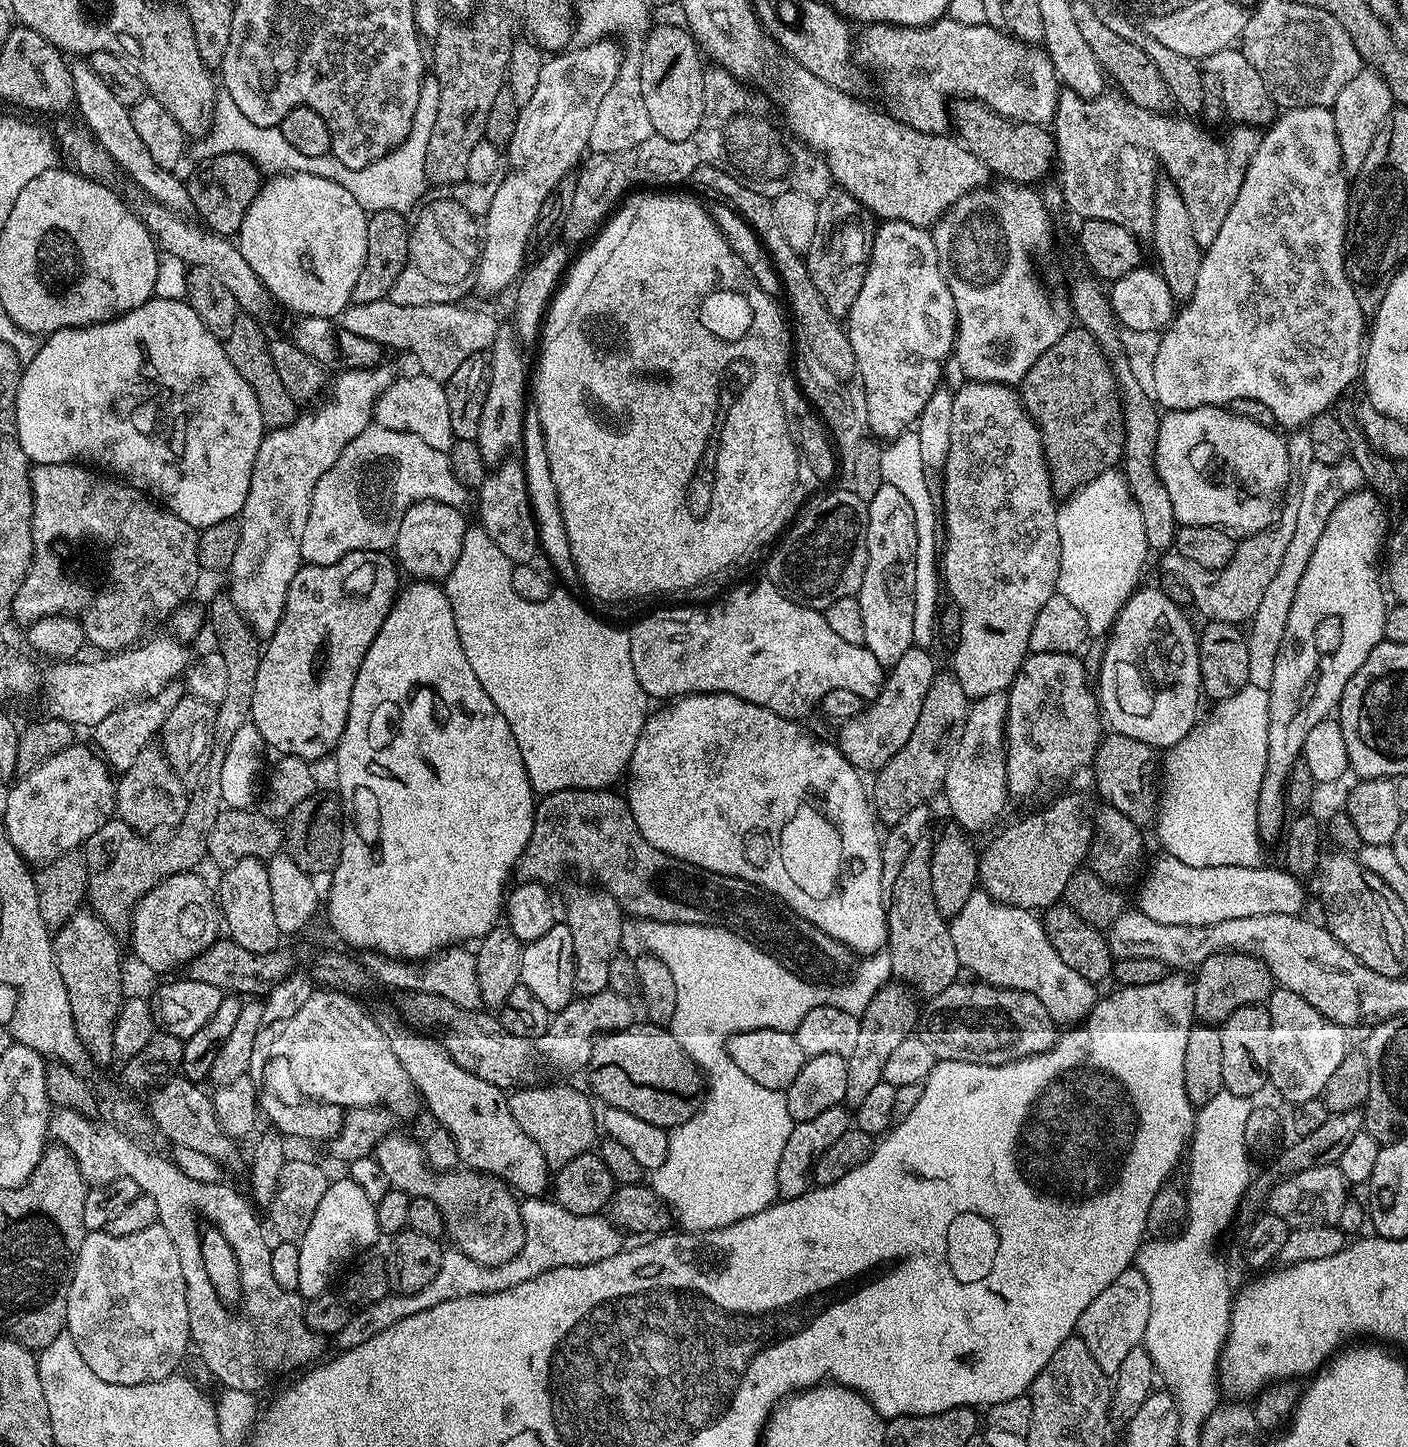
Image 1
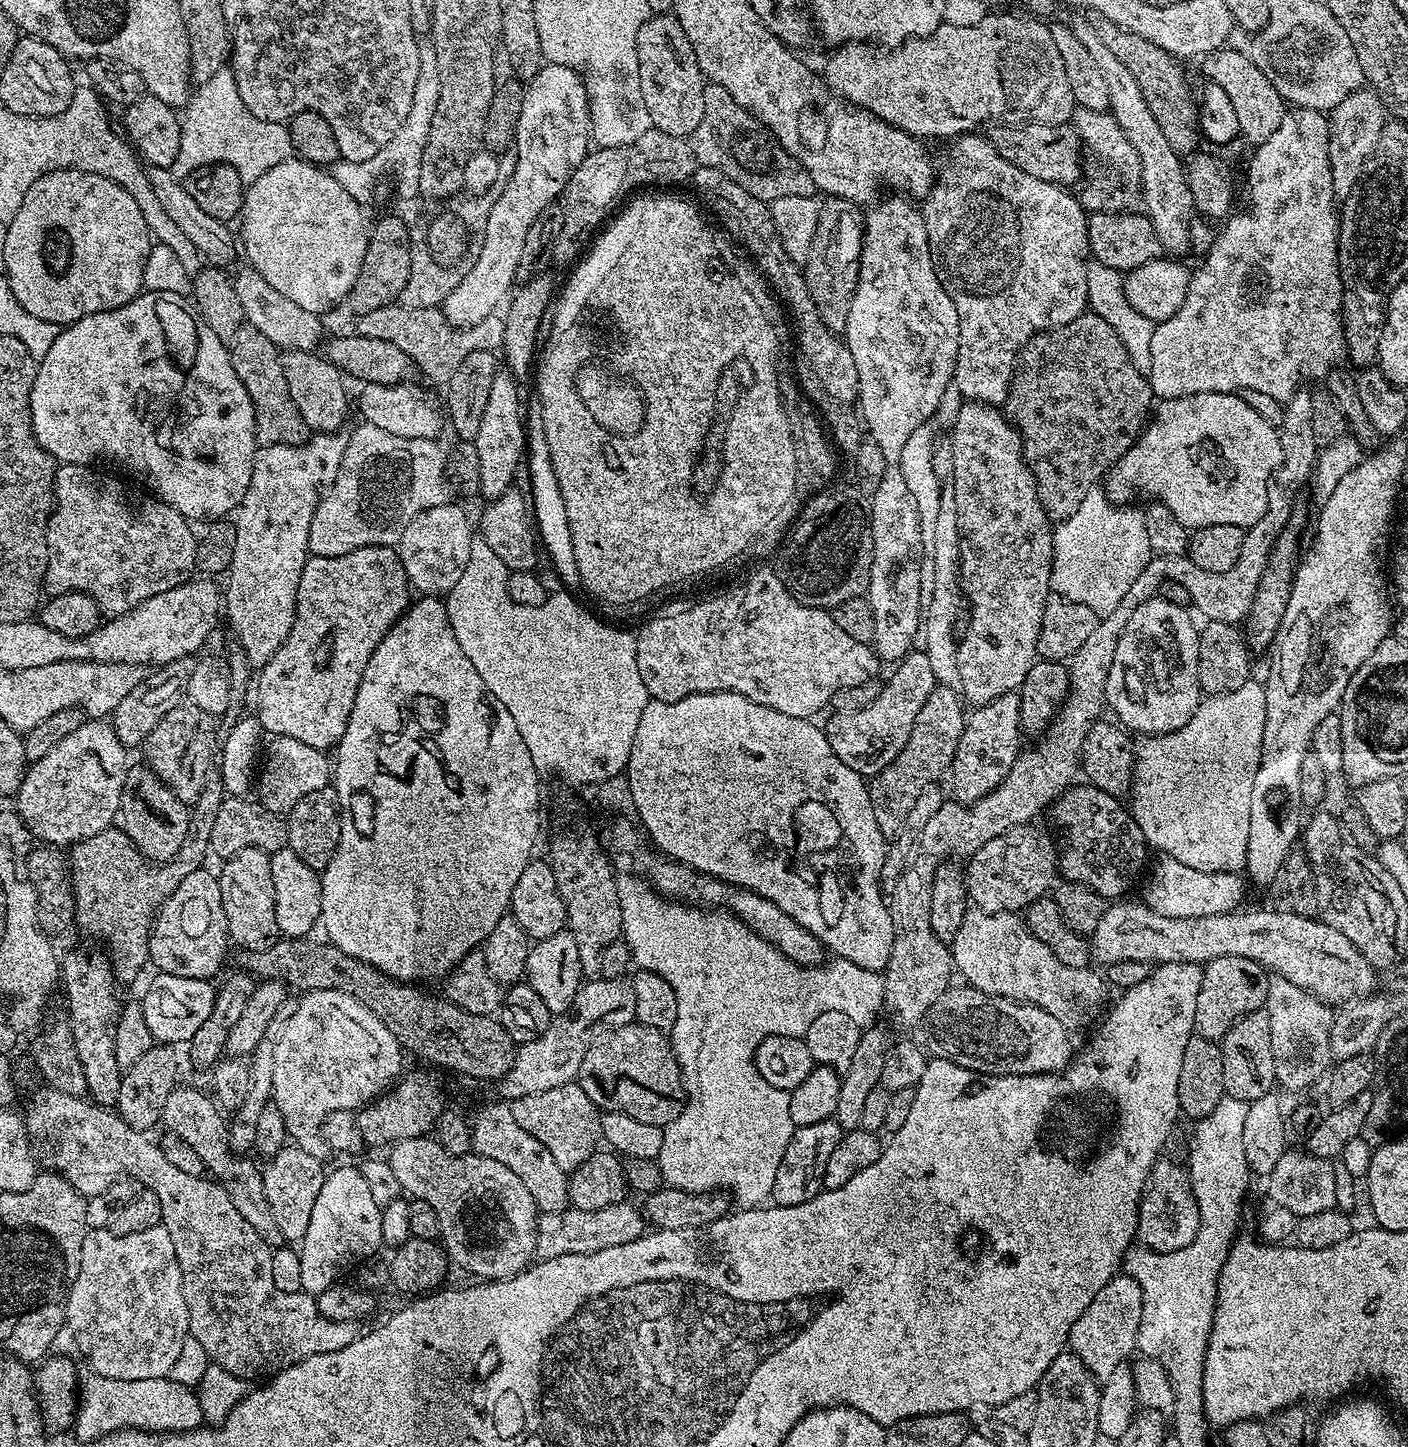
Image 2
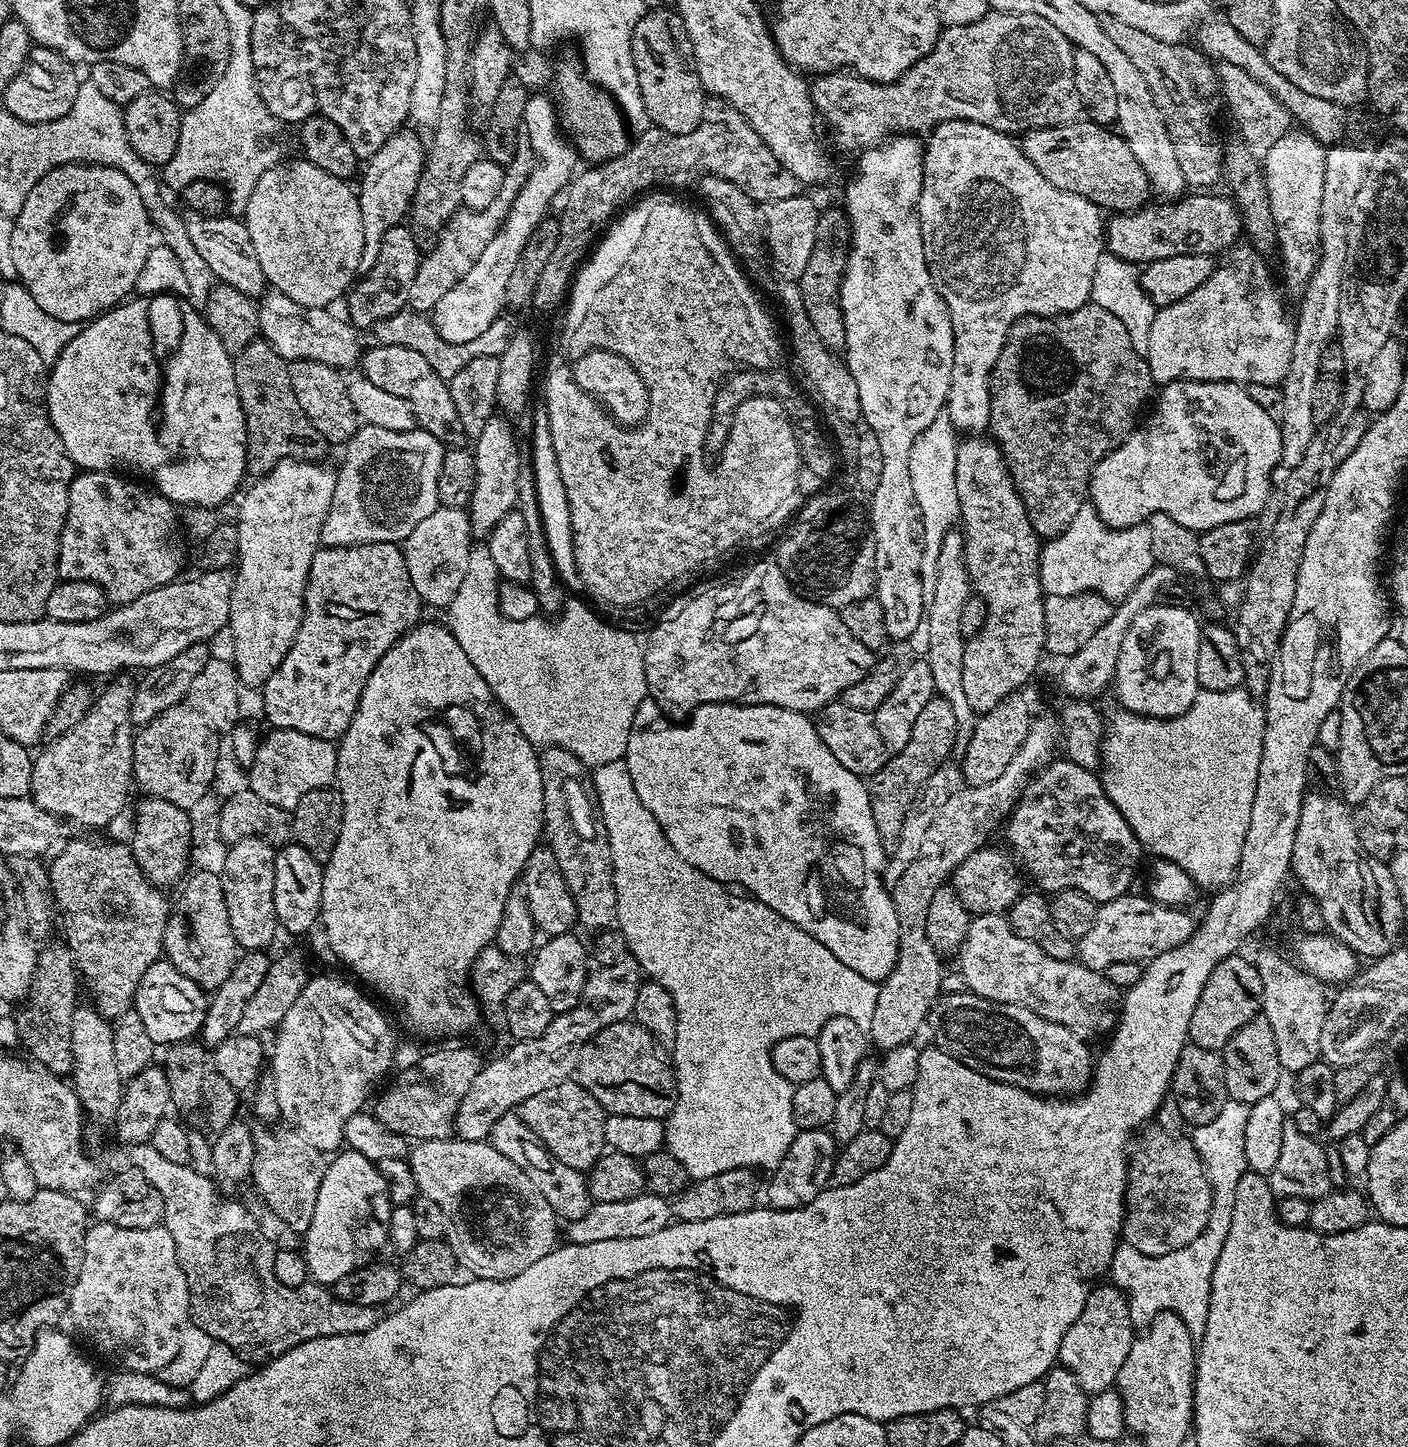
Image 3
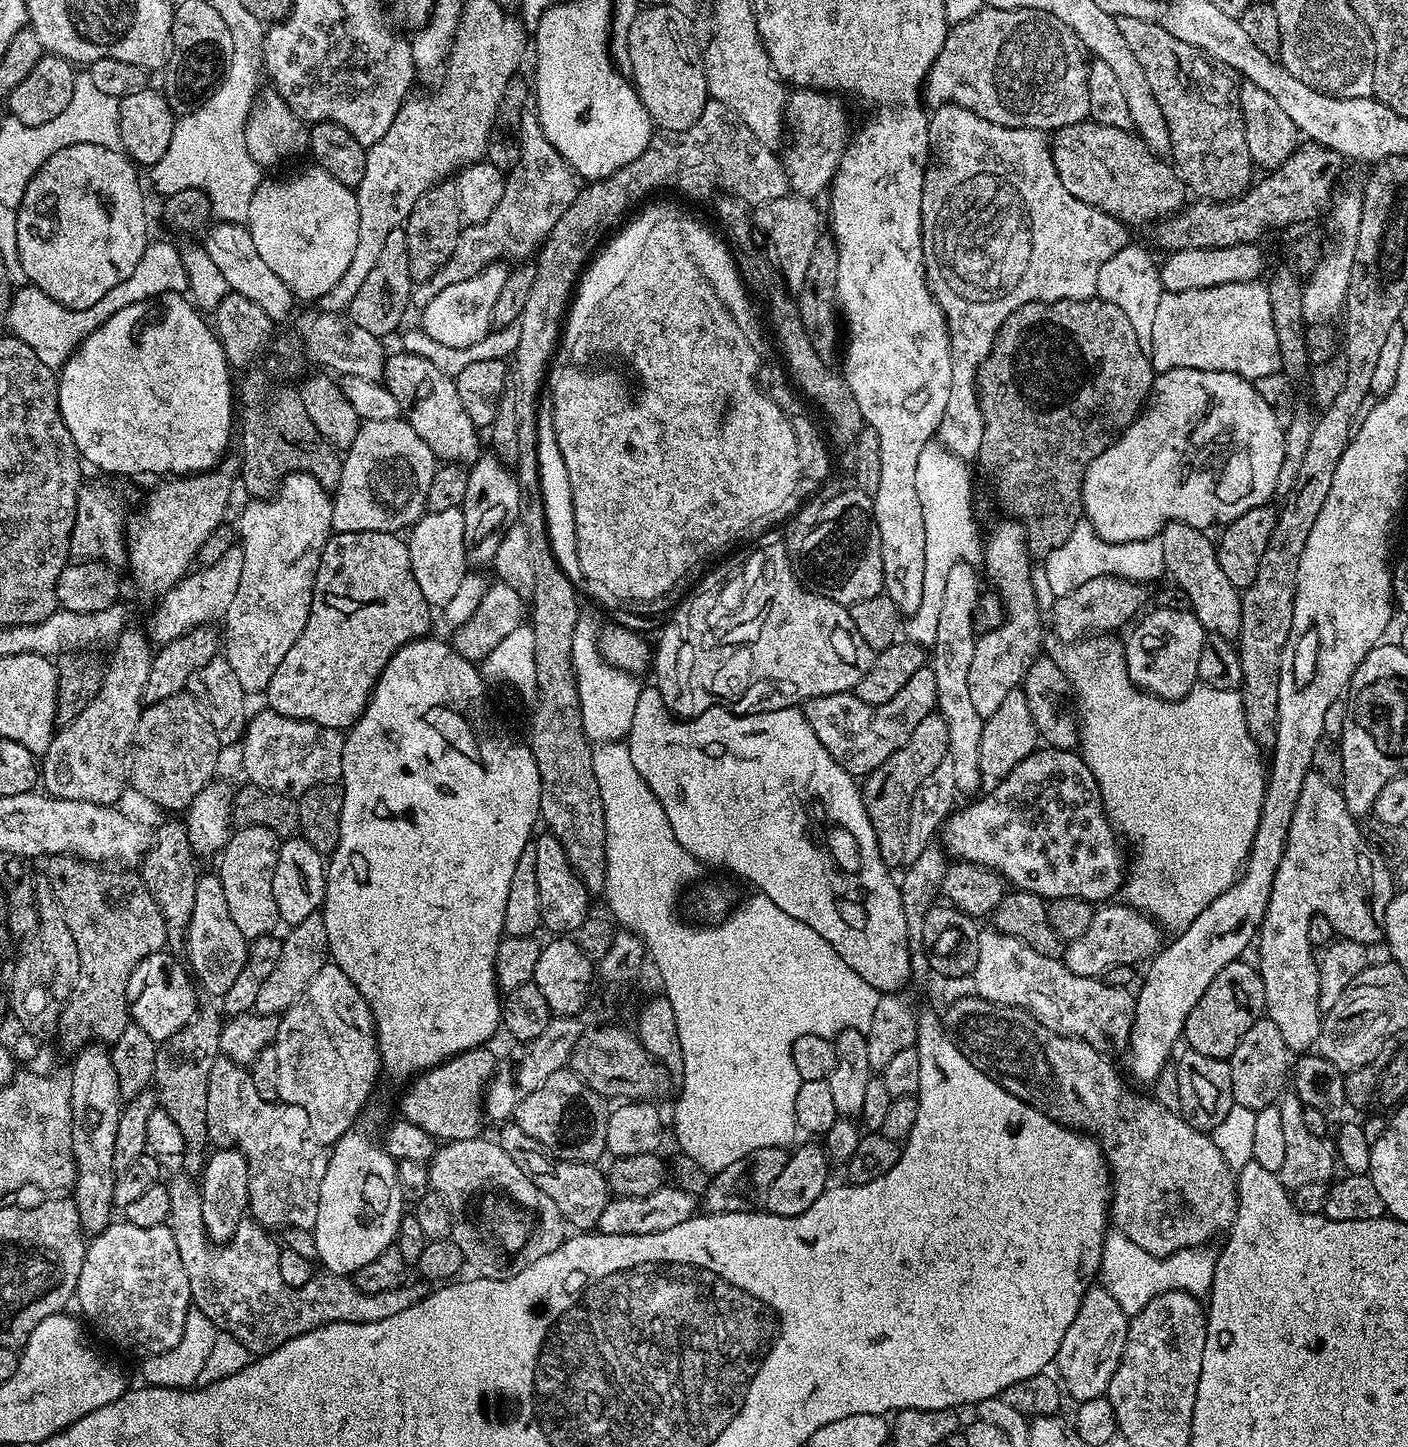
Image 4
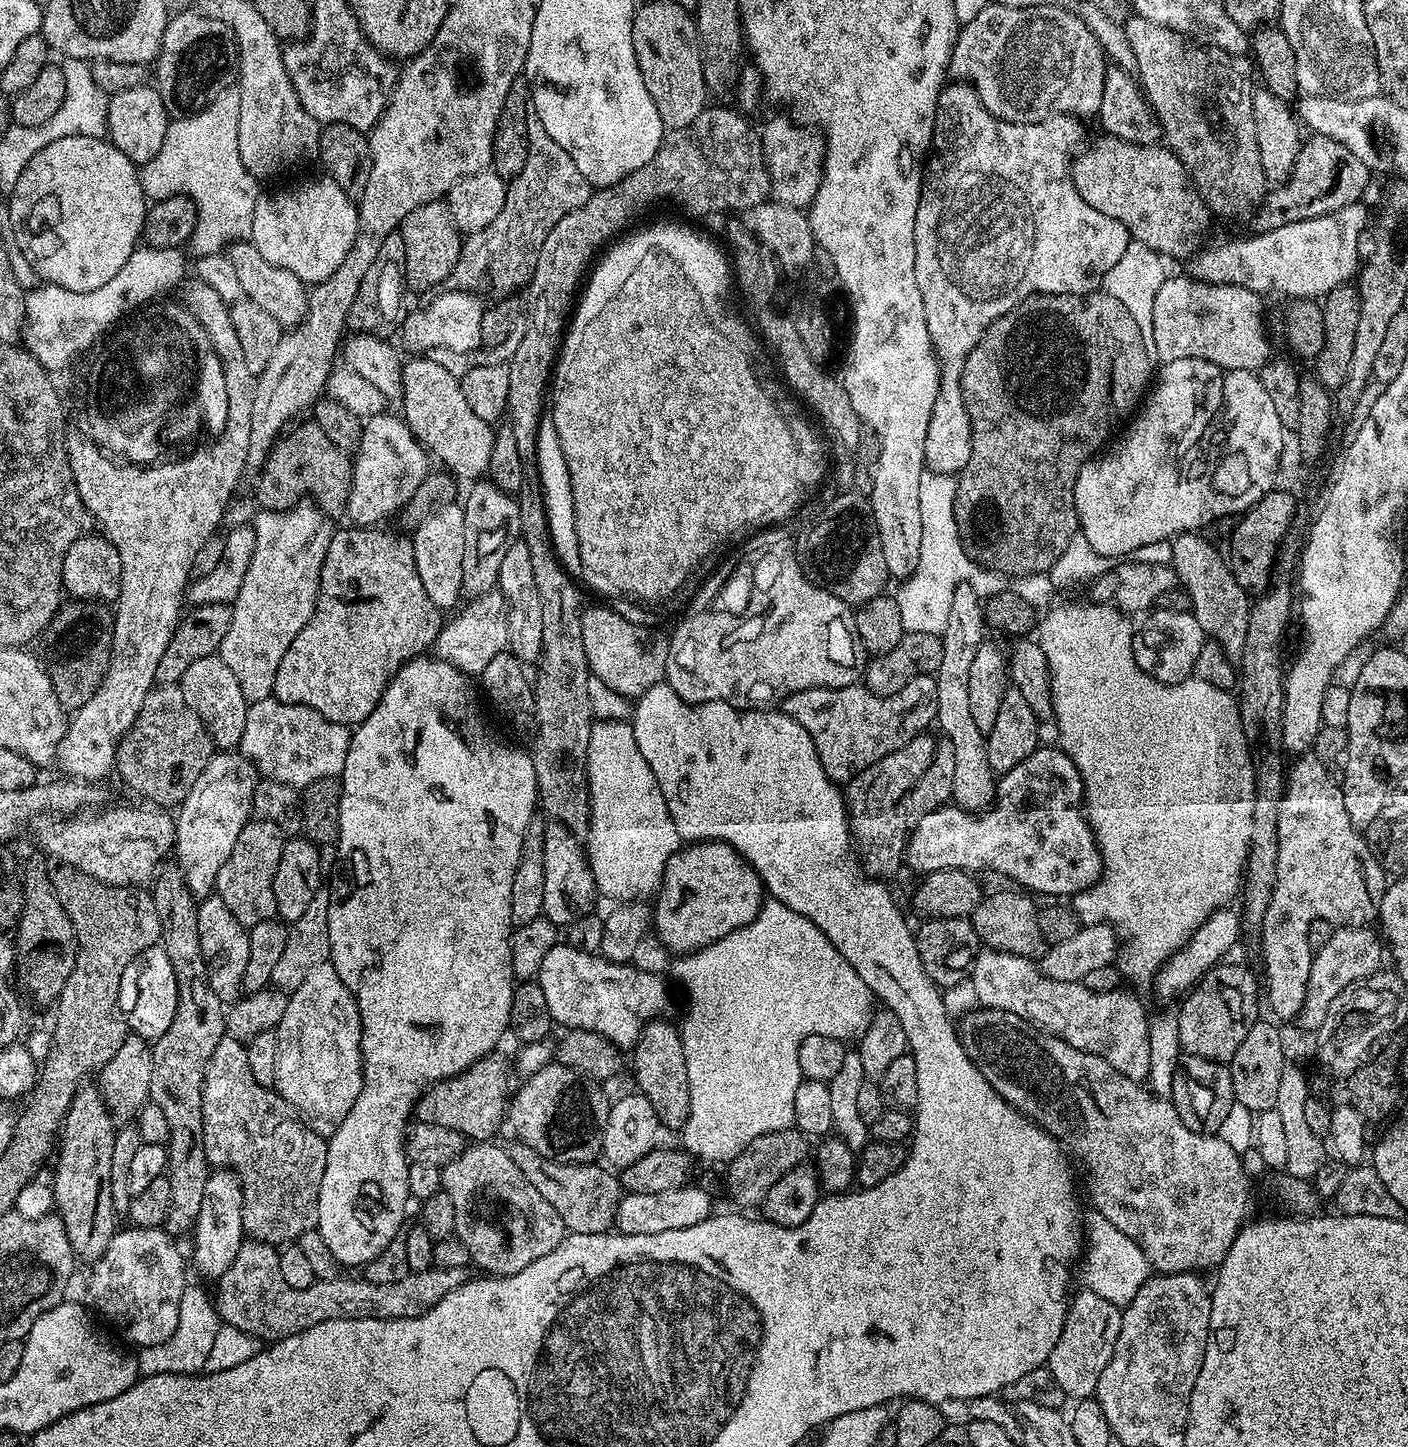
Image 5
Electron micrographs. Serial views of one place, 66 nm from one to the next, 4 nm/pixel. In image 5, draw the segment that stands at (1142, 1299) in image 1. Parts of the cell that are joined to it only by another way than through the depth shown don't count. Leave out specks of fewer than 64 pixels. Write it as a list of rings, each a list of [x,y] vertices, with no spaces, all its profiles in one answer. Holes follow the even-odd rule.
[[[1080,1290],[1077,1296],[1075,1293],[1071,1297],[1066,1322],[1062,1326],[1062,1334],[1058,1334],[1058,1342],[1046,1365],[1054,1374],[1058,1386],[1062,1386],[1065,1397],[1072,1399],[1073,1396],[1073,1401],[1076,1402],[1095,1397],[1098,1378],[1102,1378],[1102,1370],[1106,1370],[1106,1366],[1114,1354],[1114,1342],[1118,1342],[1118,1334],[1122,1330],[1120,1313],[1121,1309],[1117,1305],[1106,1302],[1106,1298],[1087,1290]]]

